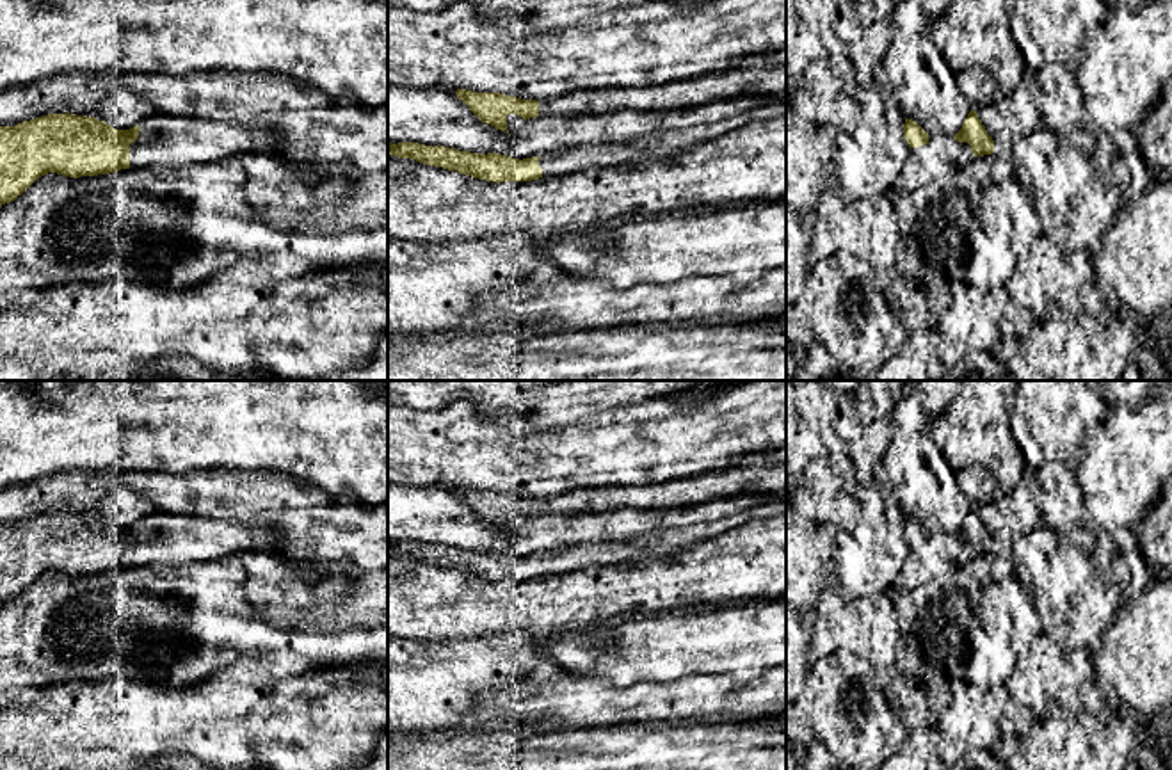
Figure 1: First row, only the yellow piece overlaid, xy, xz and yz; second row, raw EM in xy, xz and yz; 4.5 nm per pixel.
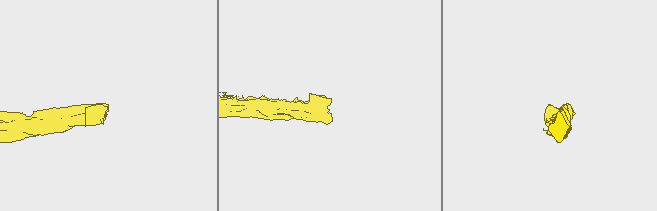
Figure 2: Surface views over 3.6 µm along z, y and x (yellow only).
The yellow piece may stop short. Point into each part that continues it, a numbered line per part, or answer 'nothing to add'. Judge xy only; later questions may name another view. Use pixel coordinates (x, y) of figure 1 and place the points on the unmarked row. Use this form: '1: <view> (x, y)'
1: xy (168, 539)

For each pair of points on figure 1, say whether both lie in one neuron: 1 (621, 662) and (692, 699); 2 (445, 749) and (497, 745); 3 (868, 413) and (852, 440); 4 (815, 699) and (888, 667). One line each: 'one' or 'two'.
1: two
2: one
3: two
4: two

